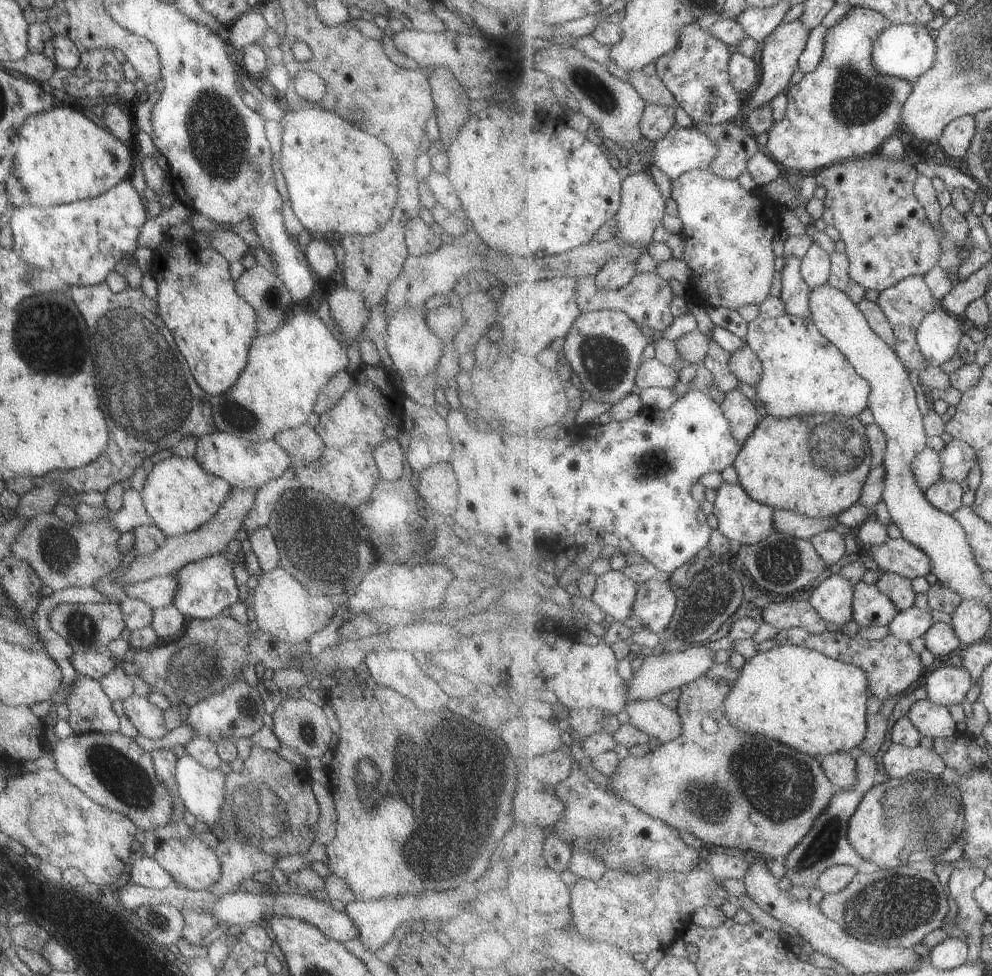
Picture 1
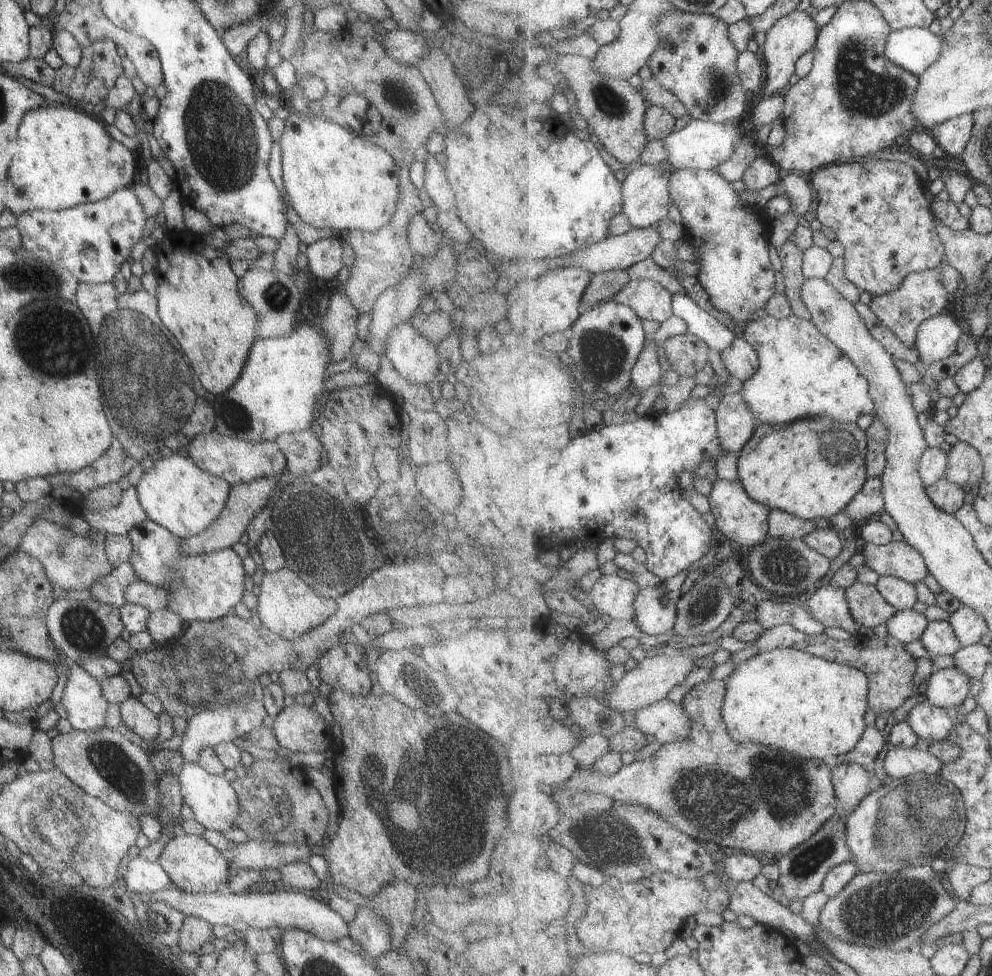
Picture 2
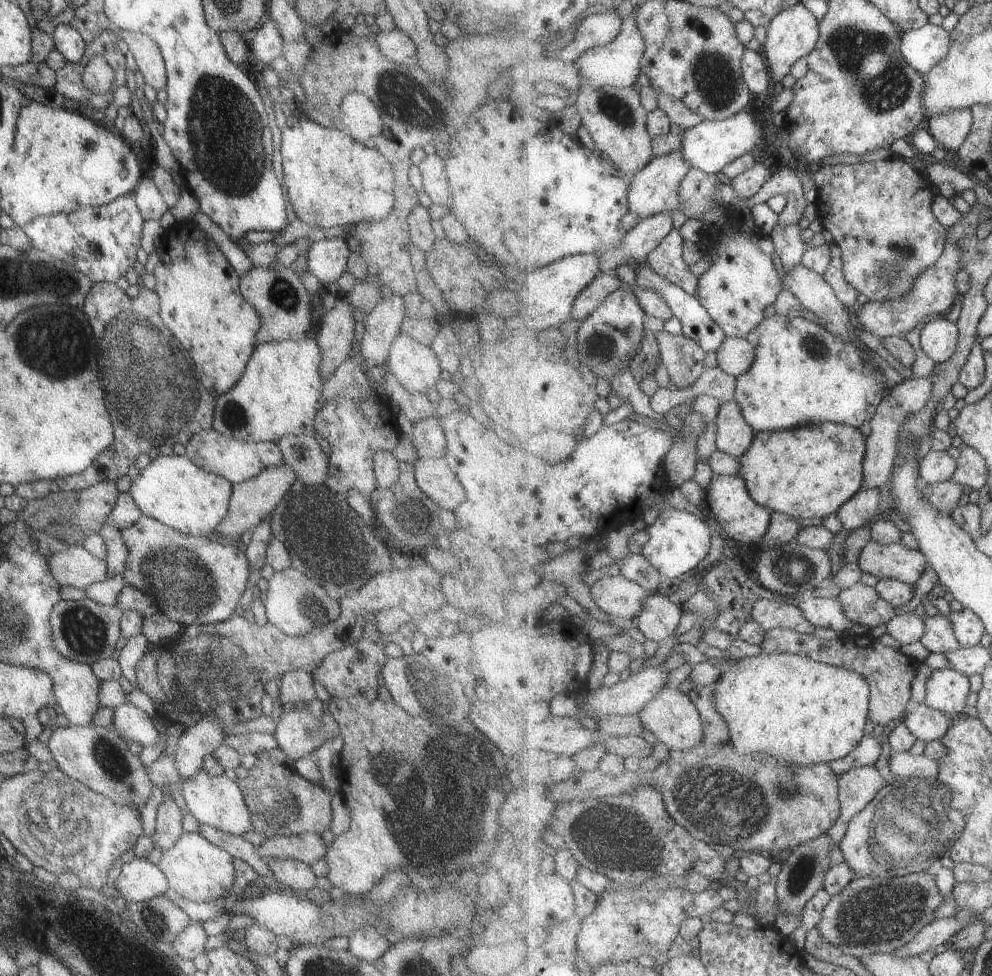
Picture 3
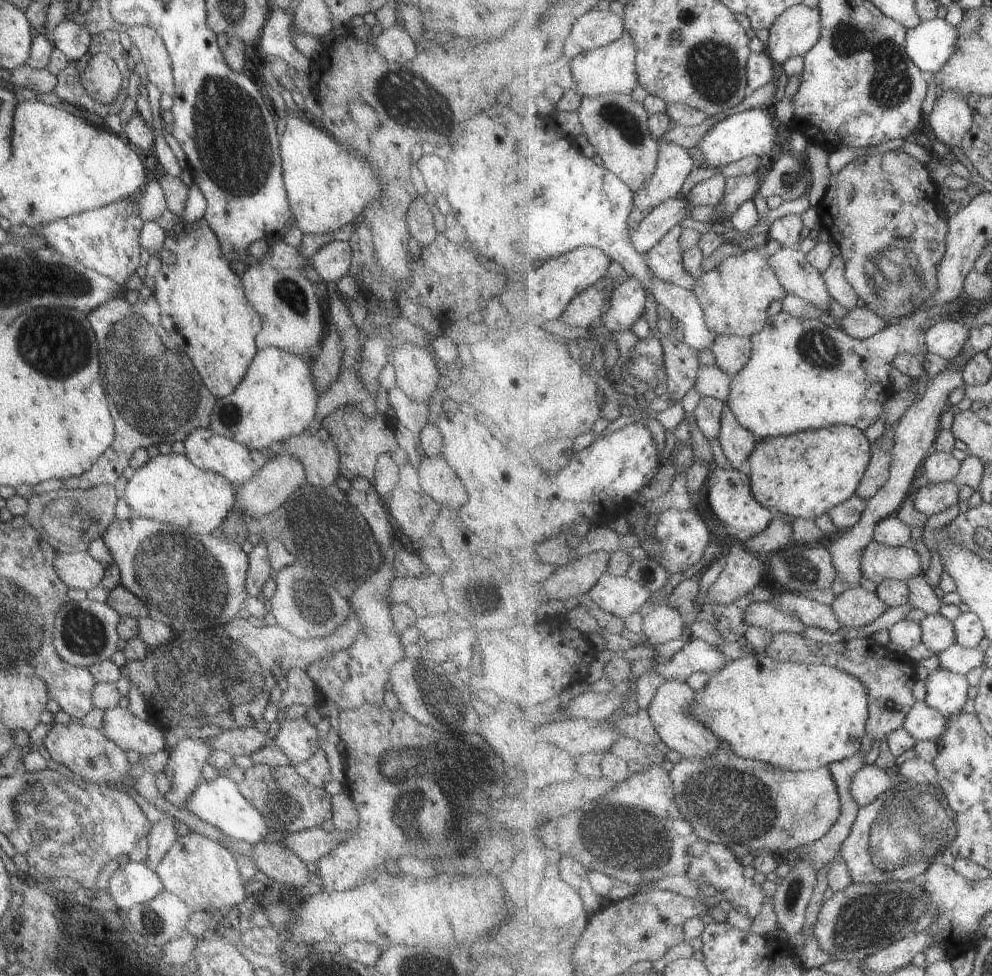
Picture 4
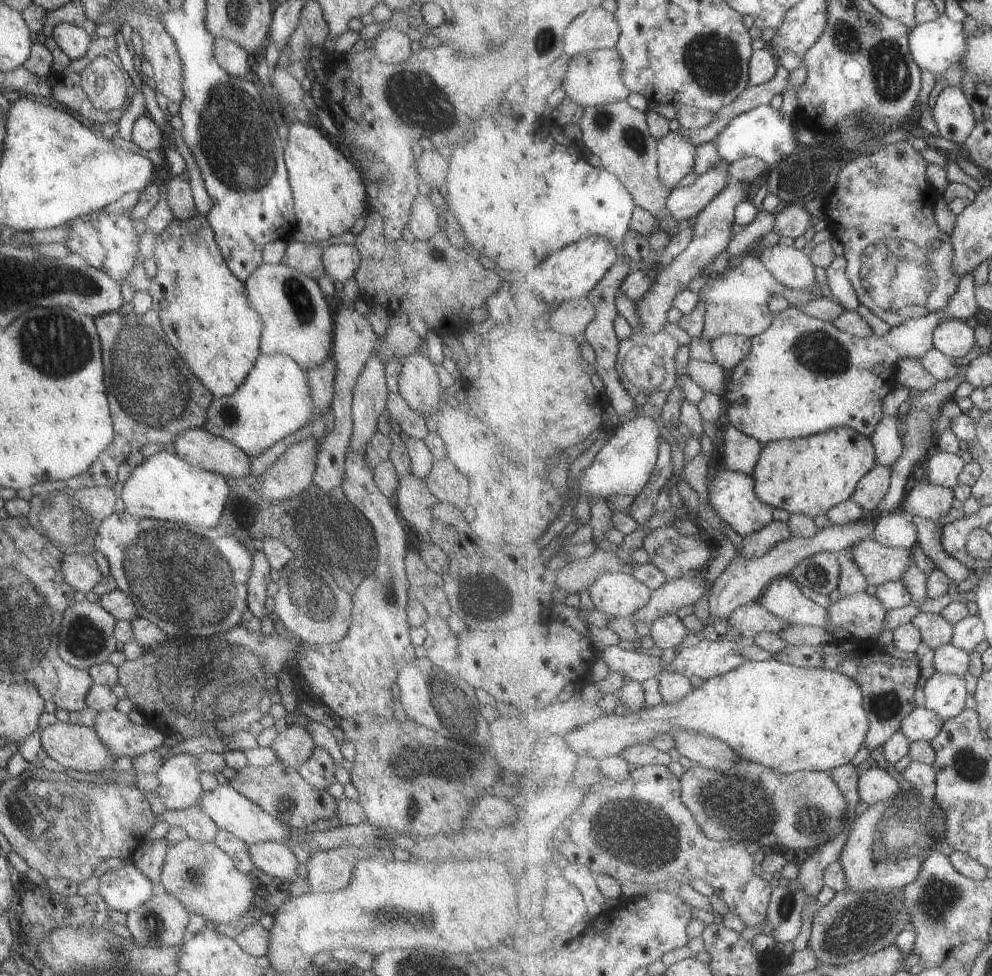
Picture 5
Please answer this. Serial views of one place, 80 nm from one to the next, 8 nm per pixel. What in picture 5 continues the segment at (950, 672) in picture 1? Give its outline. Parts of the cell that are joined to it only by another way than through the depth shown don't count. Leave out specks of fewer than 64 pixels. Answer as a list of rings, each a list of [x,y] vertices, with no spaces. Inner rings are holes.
[[[935,672],[923,688],[926,708],[939,714],[943,721],[964,713],[965,698],[969,695],[965,683],[963,676]]]

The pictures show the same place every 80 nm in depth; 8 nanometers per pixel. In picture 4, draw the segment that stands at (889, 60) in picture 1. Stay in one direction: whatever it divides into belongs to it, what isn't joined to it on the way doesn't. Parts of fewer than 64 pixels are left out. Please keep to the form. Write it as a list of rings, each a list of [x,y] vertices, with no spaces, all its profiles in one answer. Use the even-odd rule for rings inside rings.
[[[937,17],[908,29],[906,51],[924,73],[937,75],[955,54],[959,40],[957,26]]]

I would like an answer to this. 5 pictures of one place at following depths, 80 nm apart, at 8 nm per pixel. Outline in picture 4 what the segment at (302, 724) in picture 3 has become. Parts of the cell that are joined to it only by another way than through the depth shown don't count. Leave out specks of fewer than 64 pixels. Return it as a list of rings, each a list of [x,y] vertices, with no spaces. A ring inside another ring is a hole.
[[[305,718],[283,719],[271,742],[290,760],[291,764],[304,761],[317,751],[318,737],[315,727]]]

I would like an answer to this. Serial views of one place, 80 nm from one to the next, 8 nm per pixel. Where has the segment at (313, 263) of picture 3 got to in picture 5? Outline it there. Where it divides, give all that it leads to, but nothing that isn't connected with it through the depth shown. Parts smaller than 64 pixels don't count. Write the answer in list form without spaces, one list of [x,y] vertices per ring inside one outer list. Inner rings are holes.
[[[333,244],[322,250],[321,266],[331,281],[343,283],[355,274],[359,266],[359,252],[351,244]]]

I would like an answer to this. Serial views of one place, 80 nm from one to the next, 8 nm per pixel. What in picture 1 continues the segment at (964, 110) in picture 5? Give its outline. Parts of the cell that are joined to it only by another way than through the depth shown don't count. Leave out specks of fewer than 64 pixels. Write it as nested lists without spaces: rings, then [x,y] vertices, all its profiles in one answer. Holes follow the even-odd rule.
[[[965,115],[950,122],[938,138],[940,148],[950,157],[963,158],[966,156],[972,140],[976,135],[976,118]]]

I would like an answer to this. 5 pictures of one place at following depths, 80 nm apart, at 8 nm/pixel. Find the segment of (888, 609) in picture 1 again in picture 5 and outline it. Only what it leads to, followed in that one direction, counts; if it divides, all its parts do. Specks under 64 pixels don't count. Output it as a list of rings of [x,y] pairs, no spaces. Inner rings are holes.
[[[857,592],[851,596],[843,596],[828,608],[829,624],[831,630],[833,628],[843,628],[847,630],[856,640],[876,642],[879,636],[883,634],[885,626],[881,626],[885,622],[885,614],[887,608],[881,603],[876,595],[870,595],[866,592]]]

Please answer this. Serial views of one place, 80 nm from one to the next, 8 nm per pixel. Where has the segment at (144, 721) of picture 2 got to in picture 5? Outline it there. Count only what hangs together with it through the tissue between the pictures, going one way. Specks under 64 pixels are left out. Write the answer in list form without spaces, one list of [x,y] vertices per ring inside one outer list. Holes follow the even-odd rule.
[[[110,709],[99,711],[93,720],[93,730],[101,744],[107,748],[113,758],[135,756],[151,752],[163,744],[165,734],[147,724],[137,725],[131,722],[127,714]]]

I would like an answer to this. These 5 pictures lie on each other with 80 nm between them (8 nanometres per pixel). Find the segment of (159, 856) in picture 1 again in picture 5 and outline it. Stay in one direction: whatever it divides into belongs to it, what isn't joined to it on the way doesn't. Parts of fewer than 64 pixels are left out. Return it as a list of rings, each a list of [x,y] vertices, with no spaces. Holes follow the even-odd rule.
[[[185,838],[168,846],[157,880],[158,890],[171,894],[190,914],[199,914],[206,920],[214,920],[221,924],[235,922],[243,917],[253,904],[253,884],[247,875],[236,870],[231,858],[213,844],[213,842],[200,842],[193,838]]]

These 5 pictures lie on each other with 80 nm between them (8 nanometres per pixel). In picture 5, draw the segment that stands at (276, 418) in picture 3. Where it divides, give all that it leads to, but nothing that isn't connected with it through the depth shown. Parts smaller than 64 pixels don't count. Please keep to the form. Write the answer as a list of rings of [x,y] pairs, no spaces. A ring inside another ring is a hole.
[[[259,354],[257,362],[229,396],[213,397],[202,428],[237,446],[243,454],[257,457],[282,438],[301,429],[313,416],[306,374],[285,354]]]

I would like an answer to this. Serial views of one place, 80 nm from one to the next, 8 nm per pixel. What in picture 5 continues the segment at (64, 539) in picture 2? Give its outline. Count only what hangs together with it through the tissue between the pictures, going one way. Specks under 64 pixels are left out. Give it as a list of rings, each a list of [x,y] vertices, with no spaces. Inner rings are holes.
[[[65,553],[59,572],[73,591],[87,593],[102,578],[91,553]]]

